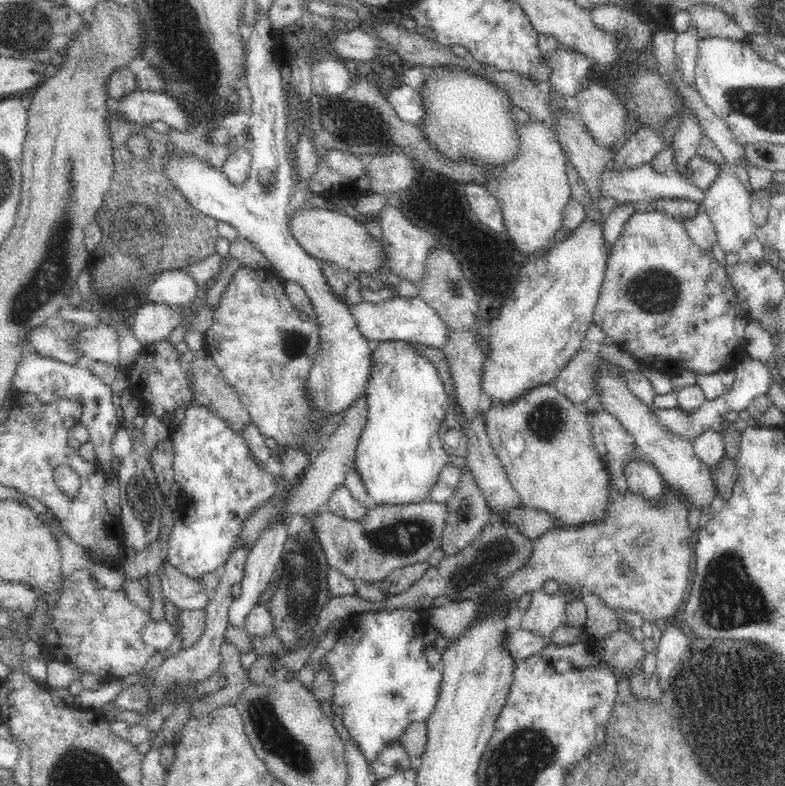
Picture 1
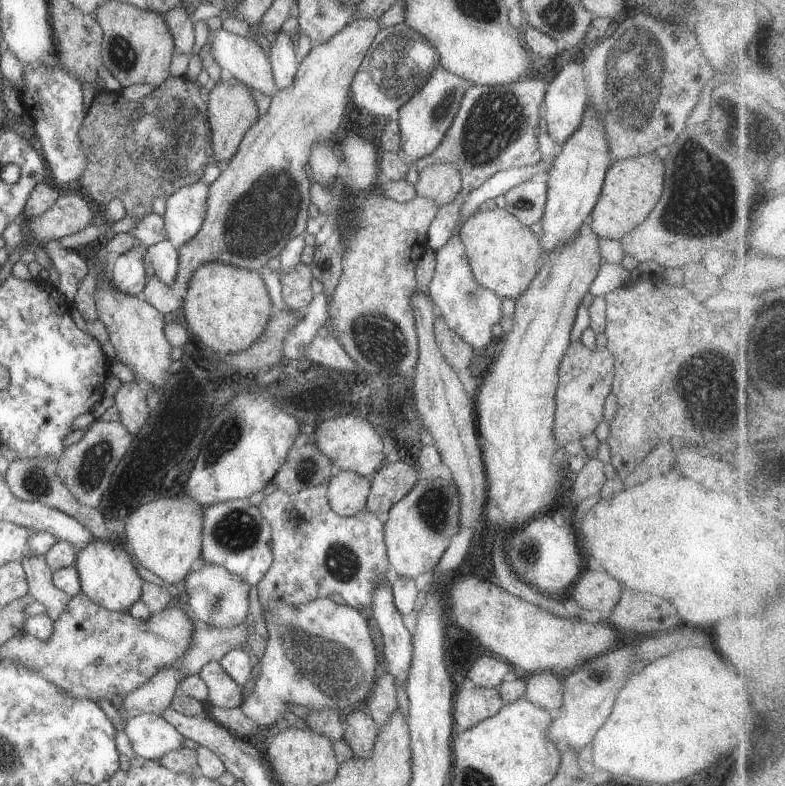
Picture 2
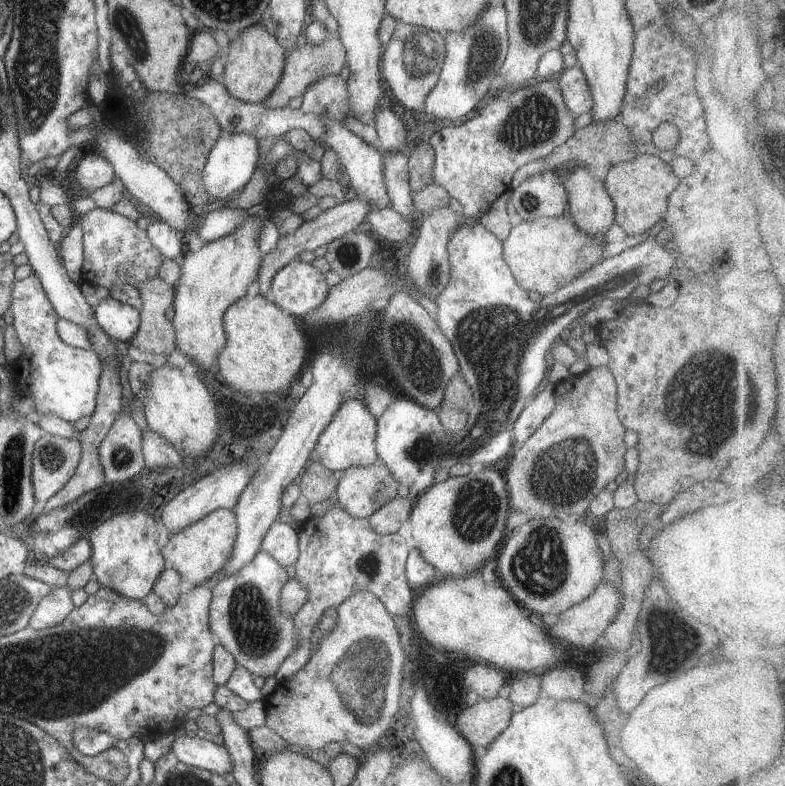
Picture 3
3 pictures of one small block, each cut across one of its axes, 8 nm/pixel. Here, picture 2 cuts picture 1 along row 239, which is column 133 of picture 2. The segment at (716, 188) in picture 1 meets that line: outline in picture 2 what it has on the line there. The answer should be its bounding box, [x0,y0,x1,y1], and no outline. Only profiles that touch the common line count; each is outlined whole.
[123,713,184,759]

